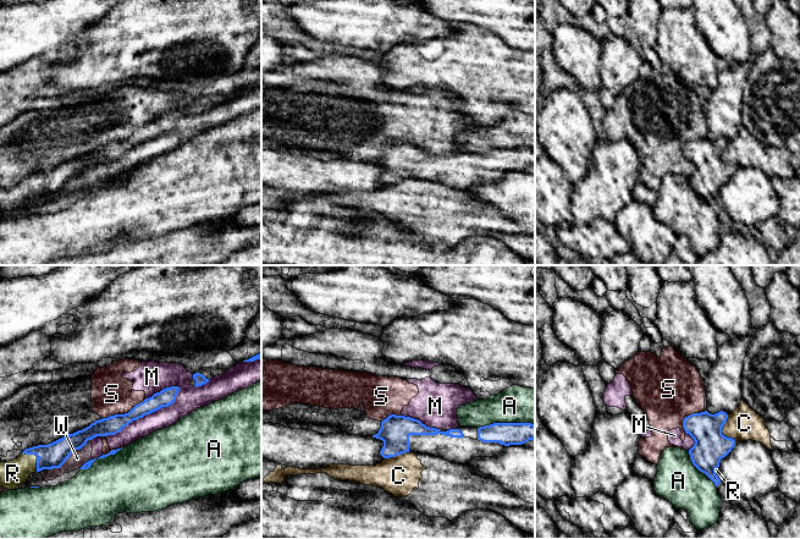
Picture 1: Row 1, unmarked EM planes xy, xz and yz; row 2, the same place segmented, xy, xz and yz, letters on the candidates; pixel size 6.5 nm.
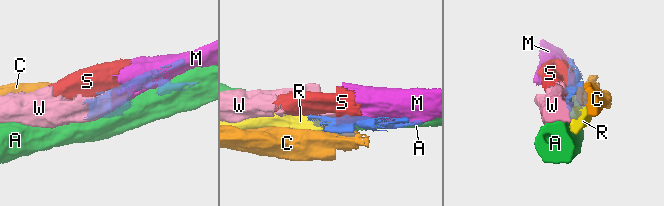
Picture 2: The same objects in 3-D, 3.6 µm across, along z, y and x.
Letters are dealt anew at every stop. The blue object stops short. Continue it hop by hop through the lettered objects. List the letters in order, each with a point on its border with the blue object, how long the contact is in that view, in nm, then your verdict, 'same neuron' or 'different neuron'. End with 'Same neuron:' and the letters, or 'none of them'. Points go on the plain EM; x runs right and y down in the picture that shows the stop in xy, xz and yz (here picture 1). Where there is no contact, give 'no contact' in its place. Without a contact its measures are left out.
A: xz (506, 149) | 380 nm | different neuron
C: yz (721, 157) | 190 nm | different neuron
M: xy (145, 141) | 600 nm | different neuron
R: xy (37, 182) | 160 nm | same neuron
S: xy (125, 139) | 320 nm | different neuron
W: xy (69, 182) | 360 nm | different neuron
Same neuron: R

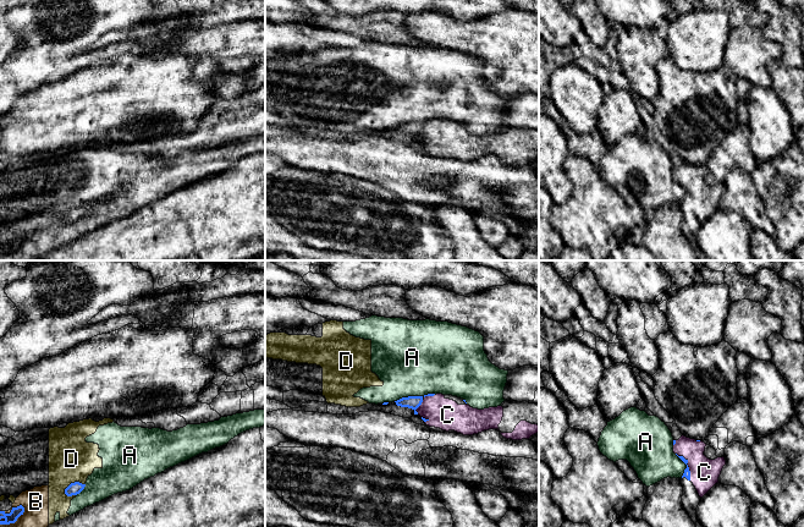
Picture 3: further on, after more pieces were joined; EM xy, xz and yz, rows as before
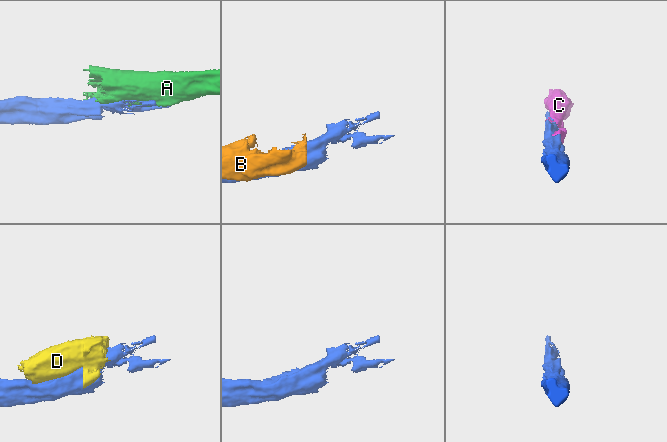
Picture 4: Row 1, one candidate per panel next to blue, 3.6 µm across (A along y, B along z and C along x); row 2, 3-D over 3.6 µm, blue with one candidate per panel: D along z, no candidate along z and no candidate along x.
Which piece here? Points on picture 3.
A: xz (414, 122) | 280 nm | different neuron
B: xy (14, 248) | 200 nm | different neuron
C: yz (687, 191) | 200 nm | same neuron
D: xy (72, 209) | 160 nm | different neuron
Same neuron: C

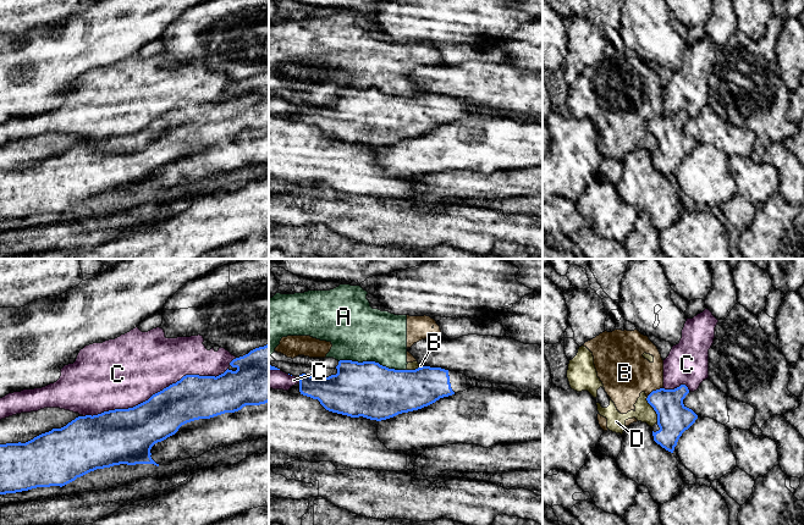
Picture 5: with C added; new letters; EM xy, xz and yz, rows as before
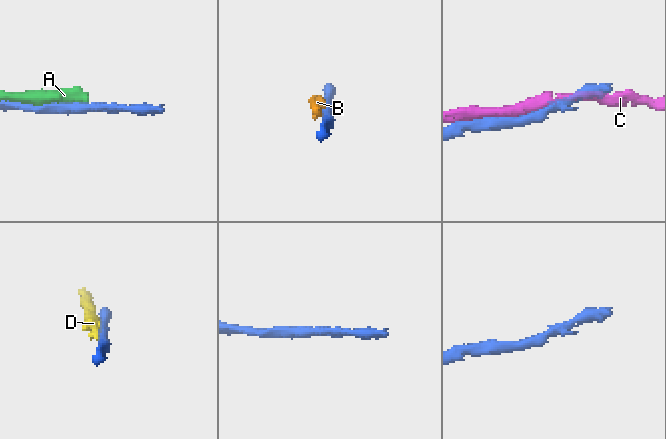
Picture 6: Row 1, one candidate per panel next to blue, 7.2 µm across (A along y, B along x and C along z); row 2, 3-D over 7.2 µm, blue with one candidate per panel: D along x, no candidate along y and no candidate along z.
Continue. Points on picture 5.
A: xz (373, 88) | 460 nm | different neuron
B: yz (654, 117) | 130 nm | different neuron
C: xy (155, 120) | 1000 nm | different neuron
D: yz (654, 136) | 180 nm | different neuron
Same neuron: none of them

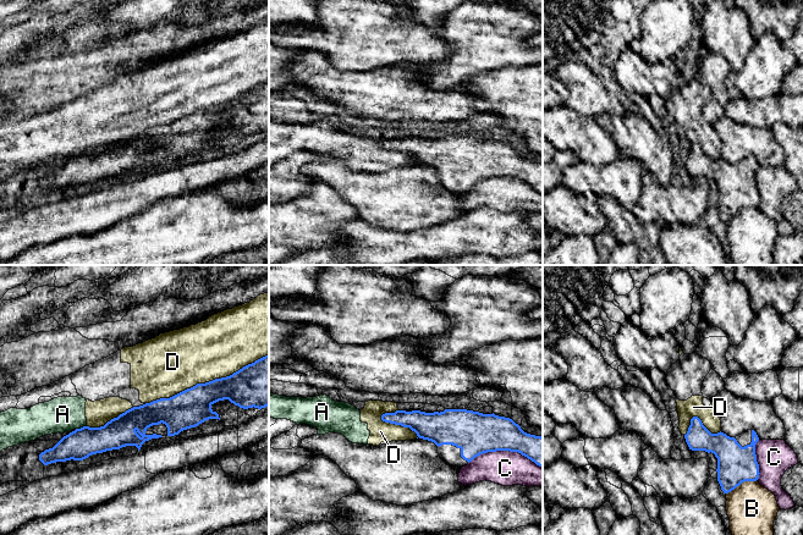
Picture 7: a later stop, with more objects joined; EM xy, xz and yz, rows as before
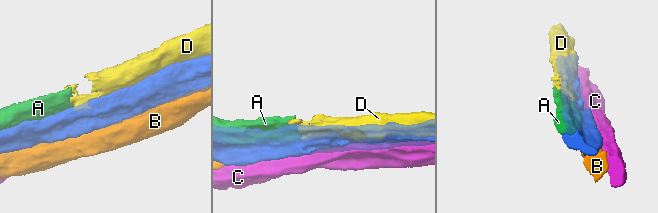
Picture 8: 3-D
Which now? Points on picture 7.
A: xy (81, 154) | 80 nm | different neuron
B: yz (741, 209) | 220 nm | different neuron
C: xz (505, 176) | 480 nm | different neuron
D: xy (207, 109) | 850 nm | different neuron
Same neuron: none of them

